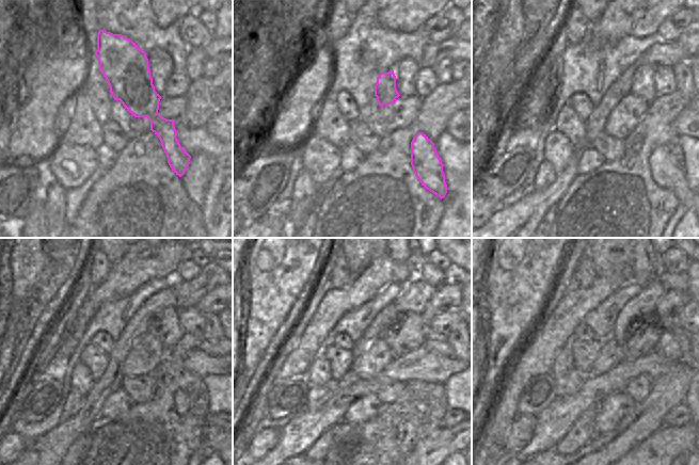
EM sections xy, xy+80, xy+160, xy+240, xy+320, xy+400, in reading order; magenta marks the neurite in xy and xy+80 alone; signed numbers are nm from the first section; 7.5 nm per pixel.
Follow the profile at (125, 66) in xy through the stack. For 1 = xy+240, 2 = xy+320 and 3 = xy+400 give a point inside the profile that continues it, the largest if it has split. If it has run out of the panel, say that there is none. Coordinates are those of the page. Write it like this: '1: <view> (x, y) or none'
1: xy+240 (210, 434)
2: none
3: none

